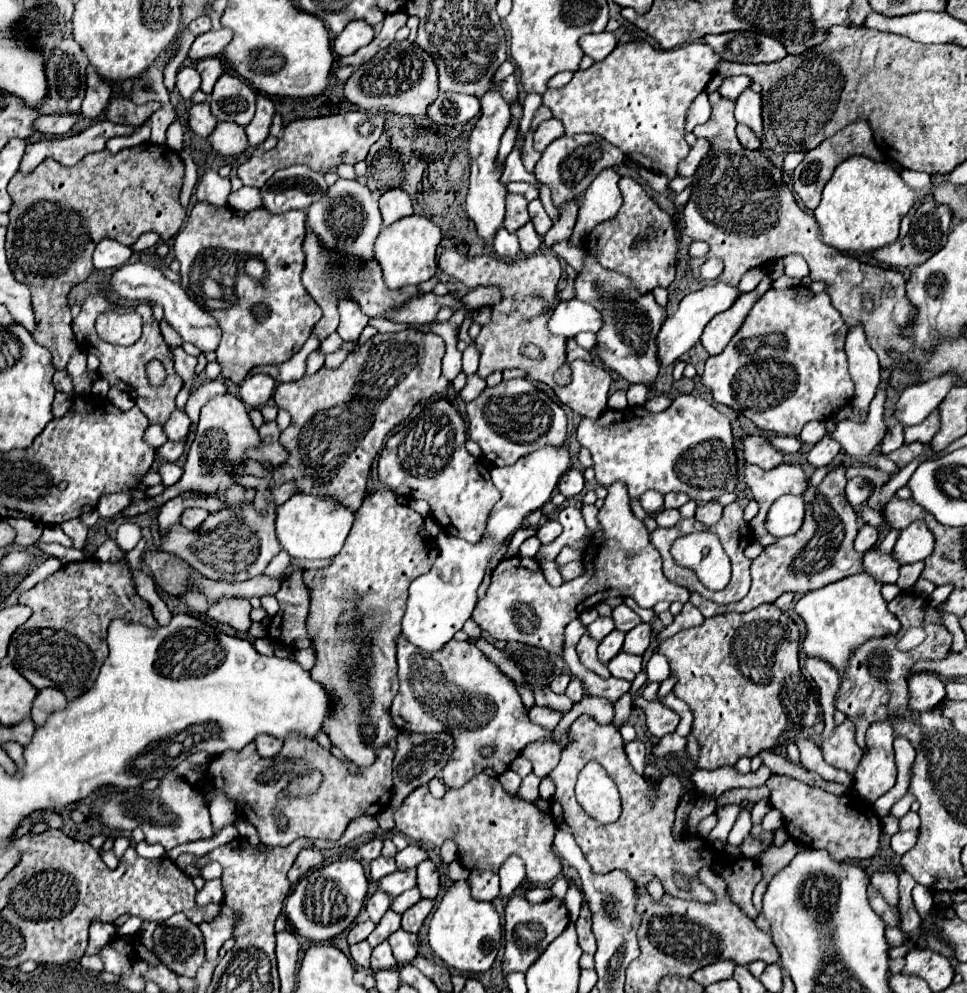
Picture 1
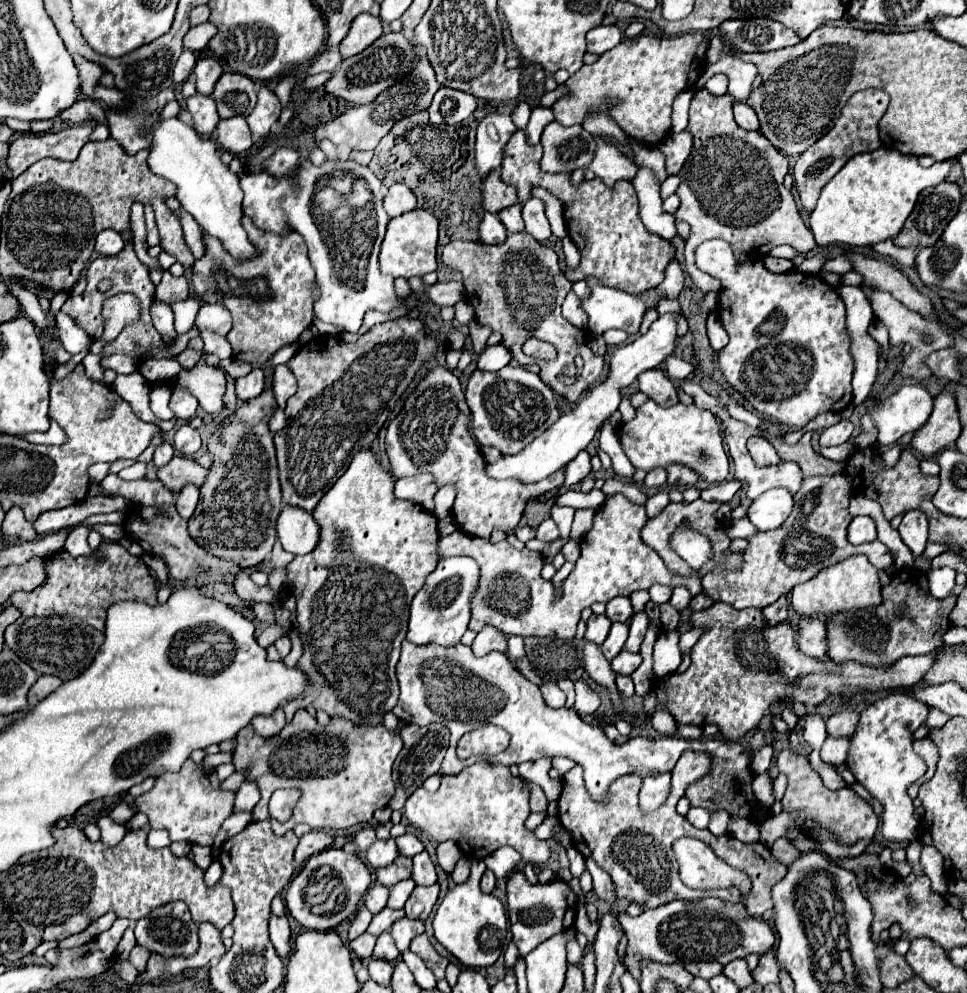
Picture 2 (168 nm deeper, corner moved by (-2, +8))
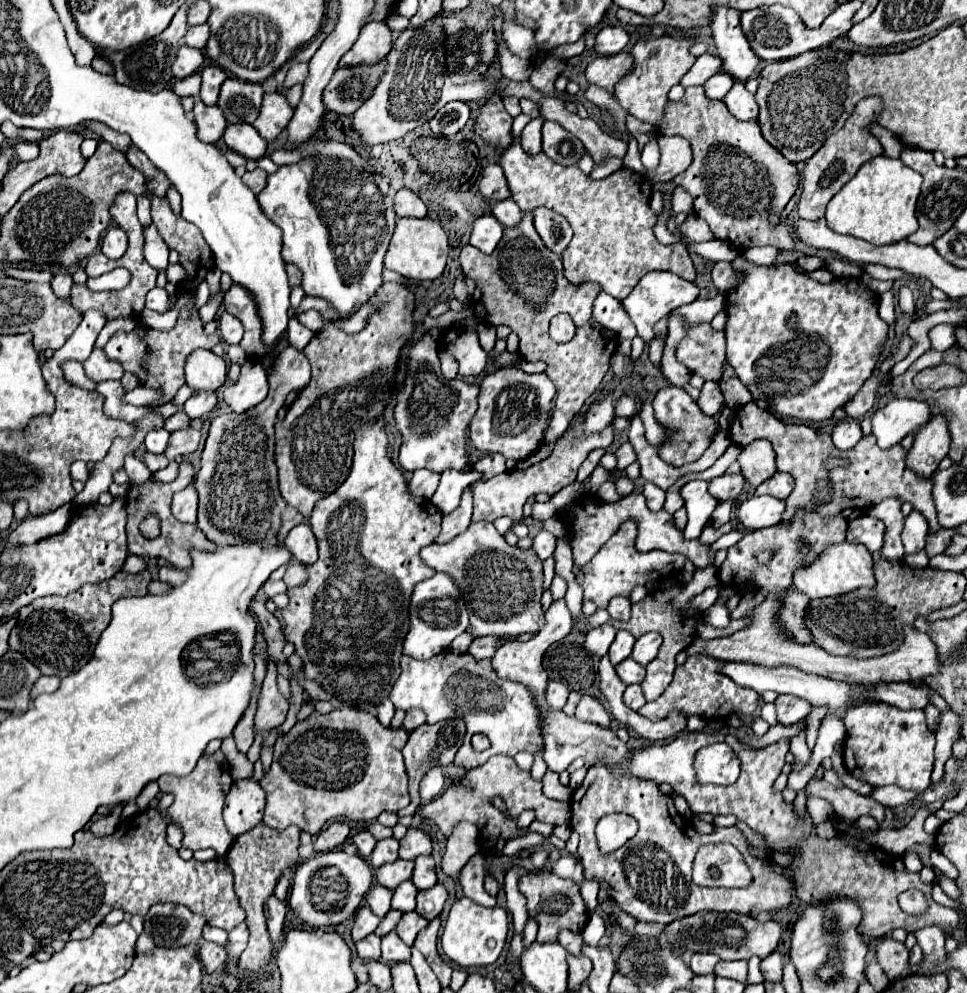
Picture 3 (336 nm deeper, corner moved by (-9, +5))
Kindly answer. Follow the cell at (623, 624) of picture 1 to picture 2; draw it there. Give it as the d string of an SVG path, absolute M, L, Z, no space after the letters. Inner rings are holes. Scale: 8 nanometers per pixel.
M612 598L608 604L606 604L606 616L612 620L612 622L630 622L630 618L634 616L634 610L632 610L632 604L630 604L630 598Z

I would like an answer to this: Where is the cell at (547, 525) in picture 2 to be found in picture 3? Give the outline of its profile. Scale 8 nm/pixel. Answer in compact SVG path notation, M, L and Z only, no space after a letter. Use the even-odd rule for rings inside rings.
M539 531L539 533L533 537L533 549L535 549L535 553L539 555L541 561L553 555L553 551L555 551L555 541L557 541L557 537L551 535L549 531Z

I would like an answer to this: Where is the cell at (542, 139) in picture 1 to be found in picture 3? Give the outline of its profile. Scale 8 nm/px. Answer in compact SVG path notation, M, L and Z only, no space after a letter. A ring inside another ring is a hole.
M533 119L521 133L519 137L519 143L521 147L531 153L531 155L537 155L541 153L541 125L543 125L543 119Z

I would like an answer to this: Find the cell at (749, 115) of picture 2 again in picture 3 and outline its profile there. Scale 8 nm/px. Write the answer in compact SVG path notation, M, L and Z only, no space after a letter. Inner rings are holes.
M735 83L731 87L731 91L725 95L723 103L727 105L729 113L741 121L749 121L749 119L757 119L759 115L759 107L755 103L755 97L745 89L743 83Z

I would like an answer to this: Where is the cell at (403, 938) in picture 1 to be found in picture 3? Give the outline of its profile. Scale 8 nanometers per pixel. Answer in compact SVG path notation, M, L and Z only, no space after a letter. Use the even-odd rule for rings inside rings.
M411 911L411 913L403 913L403 917L401 917L401 921L399 921L399 925L397 925L395 931L411 947L413 941L415 941L415 937L417 937L417 933L421 929L425 929L427 923L429 921L425 921L425 917L421 917L415 911Z

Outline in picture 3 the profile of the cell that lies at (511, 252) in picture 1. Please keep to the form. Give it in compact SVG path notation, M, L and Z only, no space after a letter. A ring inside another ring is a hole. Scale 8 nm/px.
M481 215L477 217L477 221L473 221L469 245L477 247L483 253L493 253L501 235L503 235L503 225L493 215Z

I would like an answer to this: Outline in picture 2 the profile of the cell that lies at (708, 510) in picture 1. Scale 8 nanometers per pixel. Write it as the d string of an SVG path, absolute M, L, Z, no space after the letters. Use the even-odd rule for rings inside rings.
M726 480L722 484L714 484L706 490L702 490L702 500L706 502L730 502L734 498L734 494L740 490L740 482L738 480Z

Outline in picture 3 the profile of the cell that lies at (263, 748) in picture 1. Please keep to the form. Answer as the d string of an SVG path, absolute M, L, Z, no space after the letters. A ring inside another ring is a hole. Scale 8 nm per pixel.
M273 661L267 663L267 675L259 693L257 701L257 713L255 713L255 731L269 733L277 725L285 721L285 715L289 711L287 699L277 689L277 667Z

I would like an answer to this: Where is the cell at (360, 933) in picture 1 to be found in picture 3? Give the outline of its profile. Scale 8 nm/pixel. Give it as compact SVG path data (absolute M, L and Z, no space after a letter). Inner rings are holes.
M367 905L359 907L357 909L357 917L355 917L355 923L353 923L353 929L351 929L351 937L353 941L359 941L363 937L367 937L369 933L375 931L375 927L381 923L381 919L377 915L373 915L373 911L369 911Z

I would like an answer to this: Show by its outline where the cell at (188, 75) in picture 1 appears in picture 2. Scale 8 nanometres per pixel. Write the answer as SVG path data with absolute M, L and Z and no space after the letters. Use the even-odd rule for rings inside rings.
M184 50L174 66L174 82L178 84L186 82L188 76L194 72L194 64L196 64L196 56L190 50Z

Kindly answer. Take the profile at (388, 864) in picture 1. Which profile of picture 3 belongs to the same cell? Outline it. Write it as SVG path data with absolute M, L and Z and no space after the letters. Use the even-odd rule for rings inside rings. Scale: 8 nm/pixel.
M381 839L377 843L377 847L371 853L371 863L373 867L381 867L383 863L391 863L397 859L397 849L399 849L399 841L397 839Z

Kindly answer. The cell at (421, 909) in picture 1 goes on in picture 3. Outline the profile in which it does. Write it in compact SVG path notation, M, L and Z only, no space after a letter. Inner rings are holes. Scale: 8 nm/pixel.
M437 883L435 887L417 893L417 909L415 911L431 921L433 917L437 917L441 913L445 899L447 899L447 889L441 883Z

